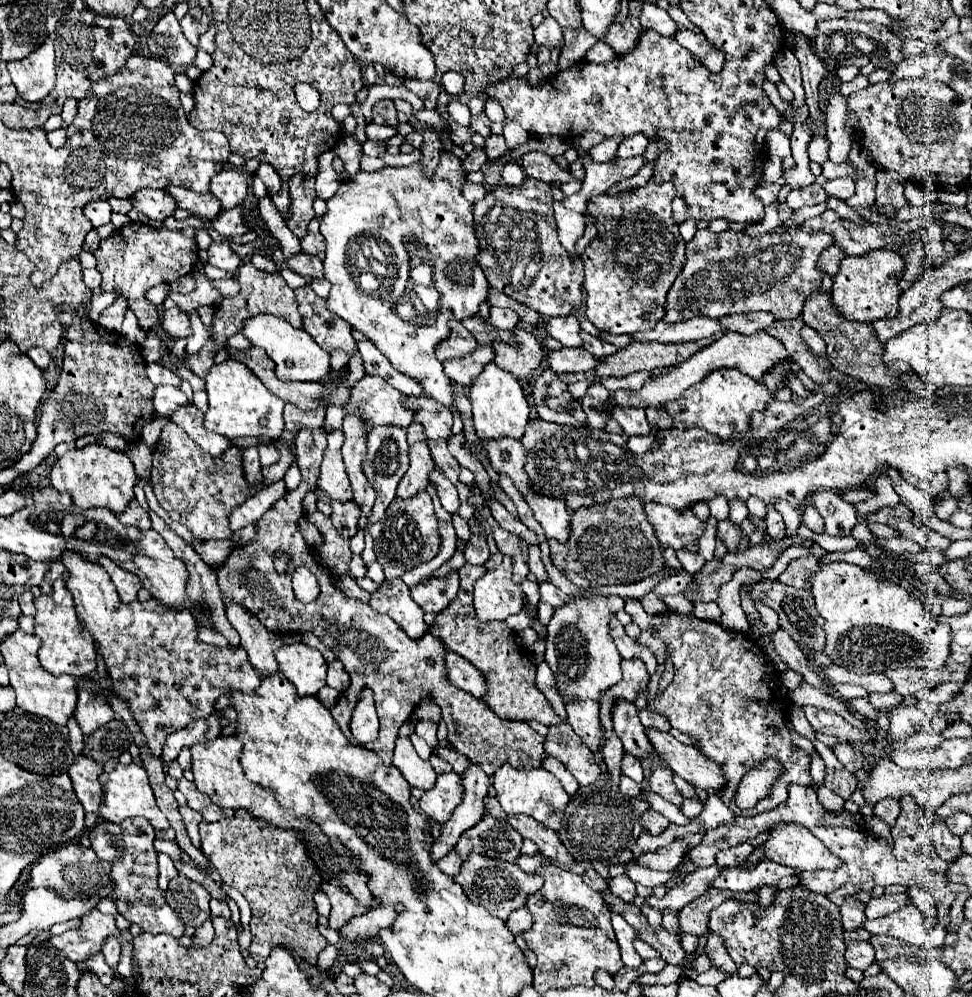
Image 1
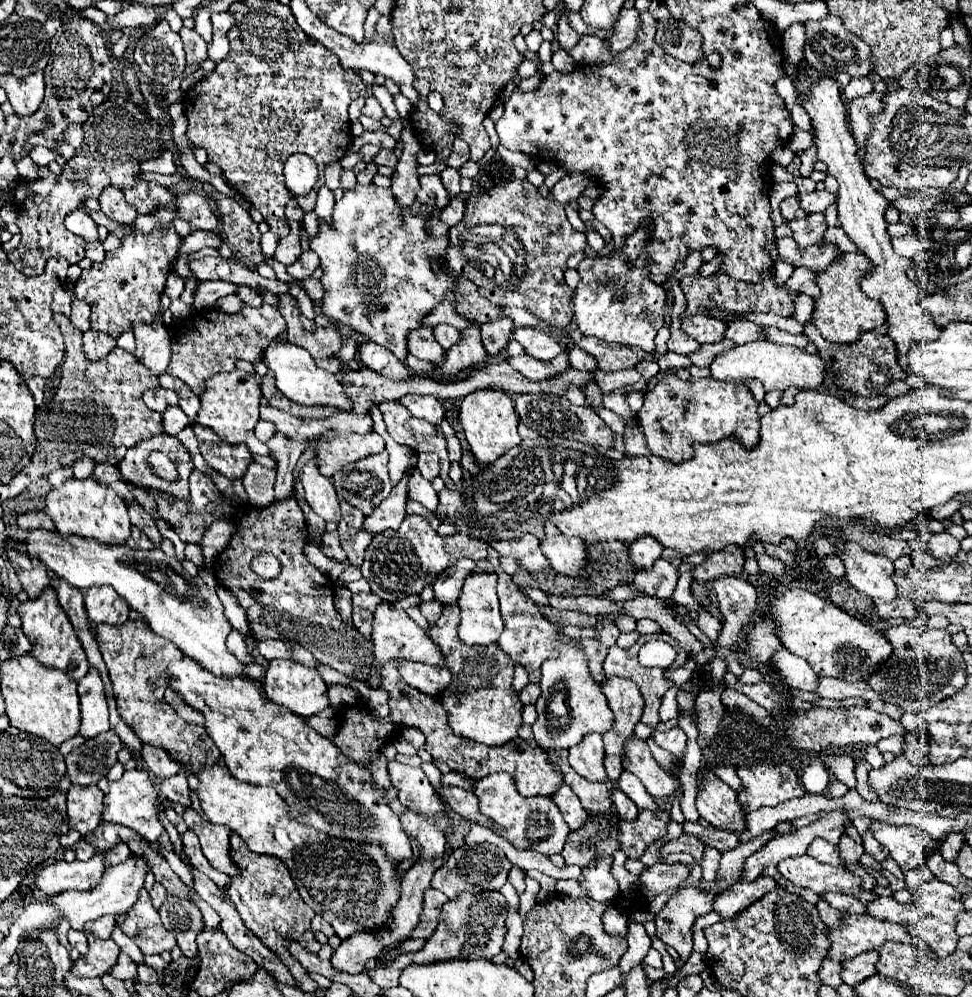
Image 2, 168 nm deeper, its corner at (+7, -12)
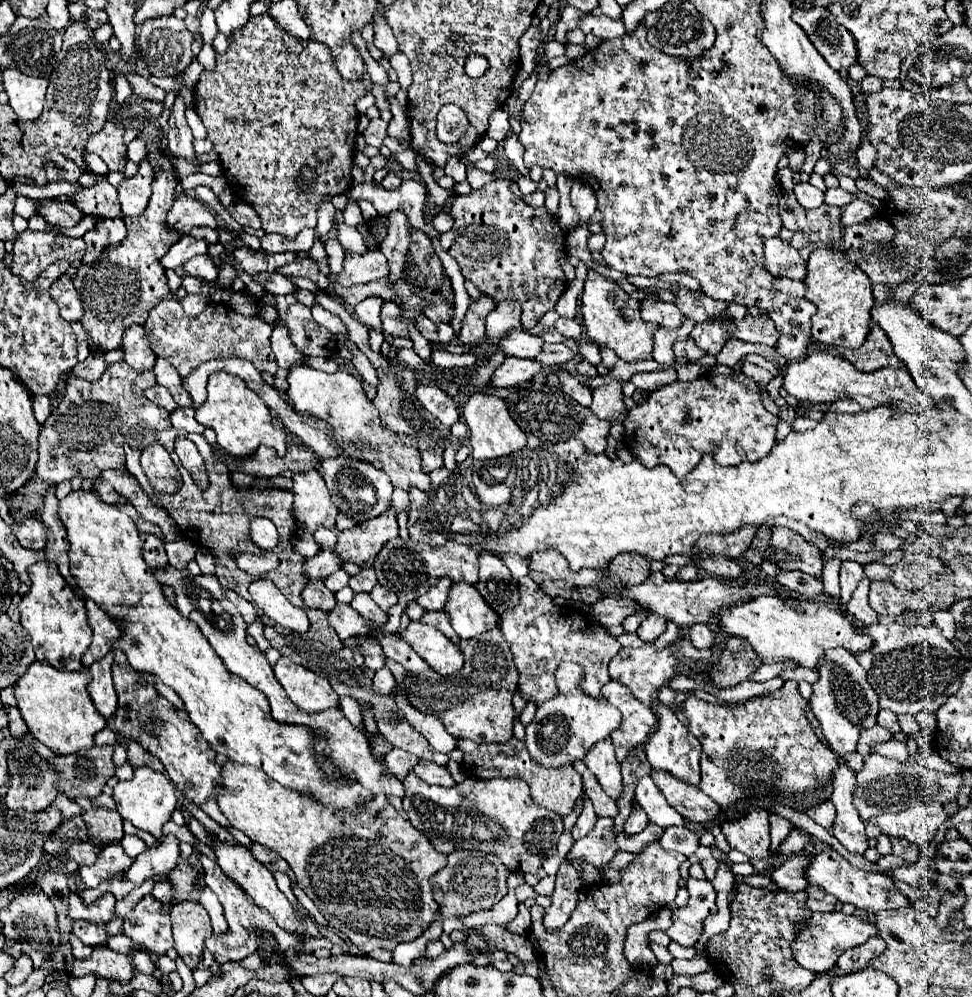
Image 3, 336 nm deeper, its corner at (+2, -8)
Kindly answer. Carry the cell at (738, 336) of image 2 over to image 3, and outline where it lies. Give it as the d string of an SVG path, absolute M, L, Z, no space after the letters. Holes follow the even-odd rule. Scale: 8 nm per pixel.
M686 287L678 289L678 299L676 299L678 309L692 321L704 323L714 319L714 315L726 315L728 313L728 303L714 301L708 295L700 291L690 291Z

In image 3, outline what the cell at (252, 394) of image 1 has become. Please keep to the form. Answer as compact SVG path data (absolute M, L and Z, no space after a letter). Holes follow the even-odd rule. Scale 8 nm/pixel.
M214 371L208 377L208 397L206 401L196 409L196 419L204 427L210 427L216 431L218 443L234 457L242 459L246 455L252 455L260 445L274 447L280 457L286 453L288 435L280 429L272 427L272 415L270 409L262 403L258 393L246 387L246 383L226 371Z

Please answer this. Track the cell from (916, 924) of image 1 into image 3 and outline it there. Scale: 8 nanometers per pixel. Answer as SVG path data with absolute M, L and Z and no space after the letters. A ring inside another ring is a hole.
M832 911L832 913L812 913L810 921L808 921L808 927L802 929L794 941L794 959L814 971L814 973L820 973L820 971L826 971L826 969L832 969L838 961L838 957L852 949L852 947L858 947L862 943L866 943L870 937L878 935L878 929L872 921L868 919L860 919L856 915L846 915L842 911Z

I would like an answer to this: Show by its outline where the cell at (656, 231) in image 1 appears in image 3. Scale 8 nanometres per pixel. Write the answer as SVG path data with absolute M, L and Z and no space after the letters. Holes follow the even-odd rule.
M594 269L588 271L584 291L582 291L582 305L580 305L582 325L592 341L610 347L620 359L628 363L652 359L654 333L660 329L658 325L646 323L640 317L640 307L642 307L642 301L632 299L616 281L602 277Z

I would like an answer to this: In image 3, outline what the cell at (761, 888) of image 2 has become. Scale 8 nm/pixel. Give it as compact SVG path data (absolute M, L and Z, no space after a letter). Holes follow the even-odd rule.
M794 855L784 865L772 869L772 881L780 891L804 891L808 887L808 881L804 879L806 865L806 855Z

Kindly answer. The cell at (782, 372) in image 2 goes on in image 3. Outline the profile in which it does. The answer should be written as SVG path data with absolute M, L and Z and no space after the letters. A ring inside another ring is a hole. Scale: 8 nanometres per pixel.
M812 349L812 351L808 351L808 355L804 359L786 363L786 367L782 367L780 371L782 371L782 379L784 379L782 387L800 401L828 403L828 401L836 401L836 399L848 395L848 397L854 397L864 409L892 403L904 411L920 413L920 411L934 407L932 397L924 395L924 391L918 391L918 385L914 383L914 379L910 379L910 373L906 369L886 367L886 369L878 369L874 373L860 373L846 359L830 355L820 349Z

